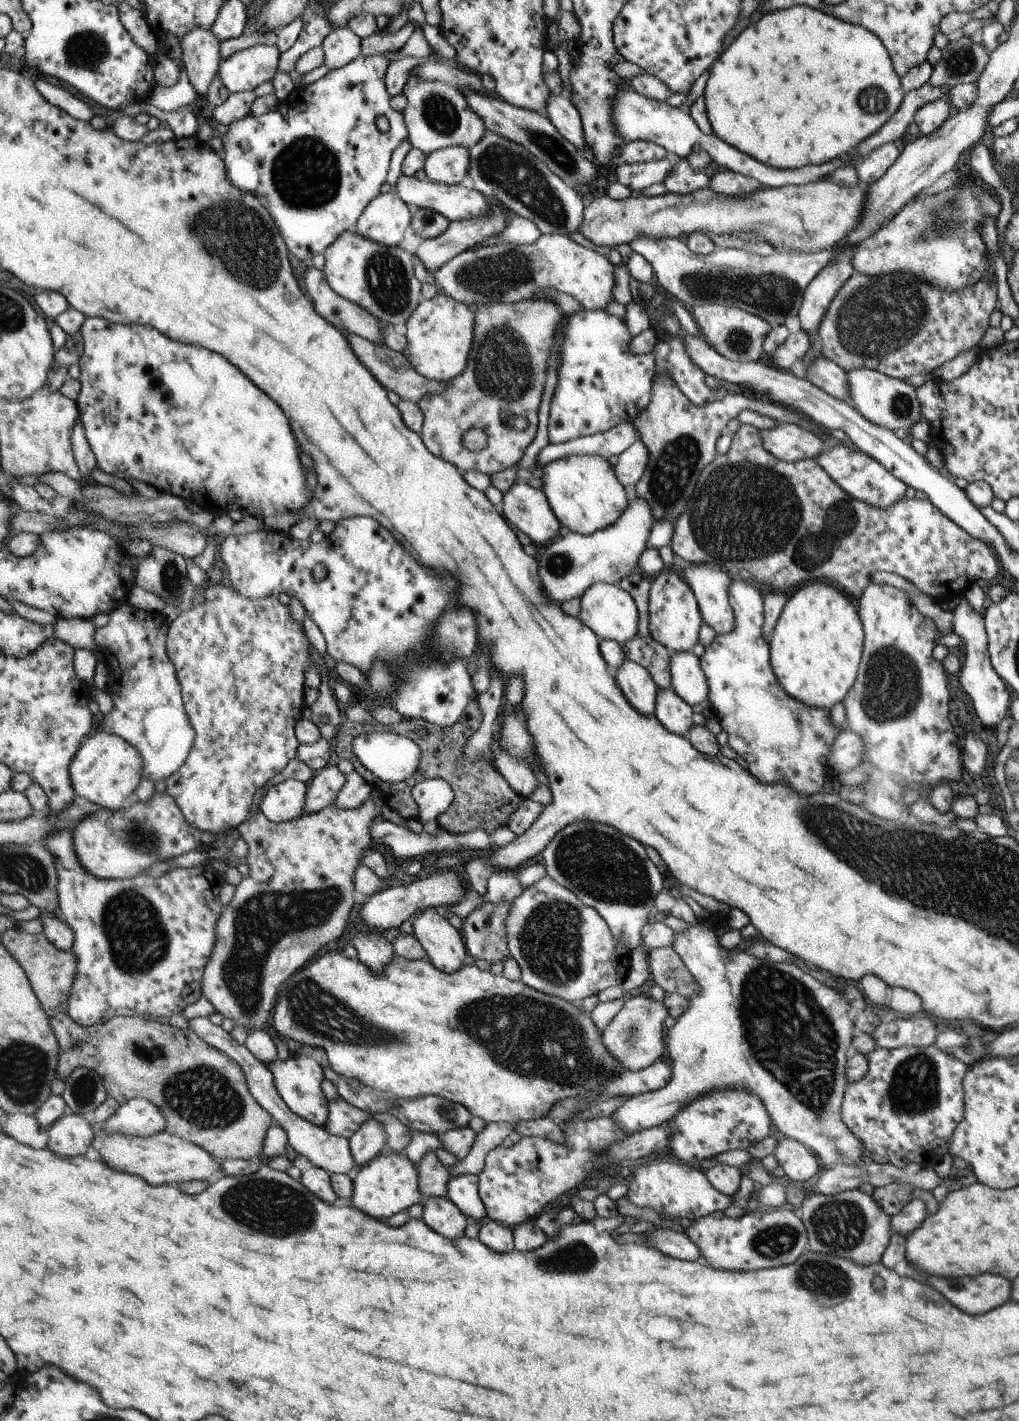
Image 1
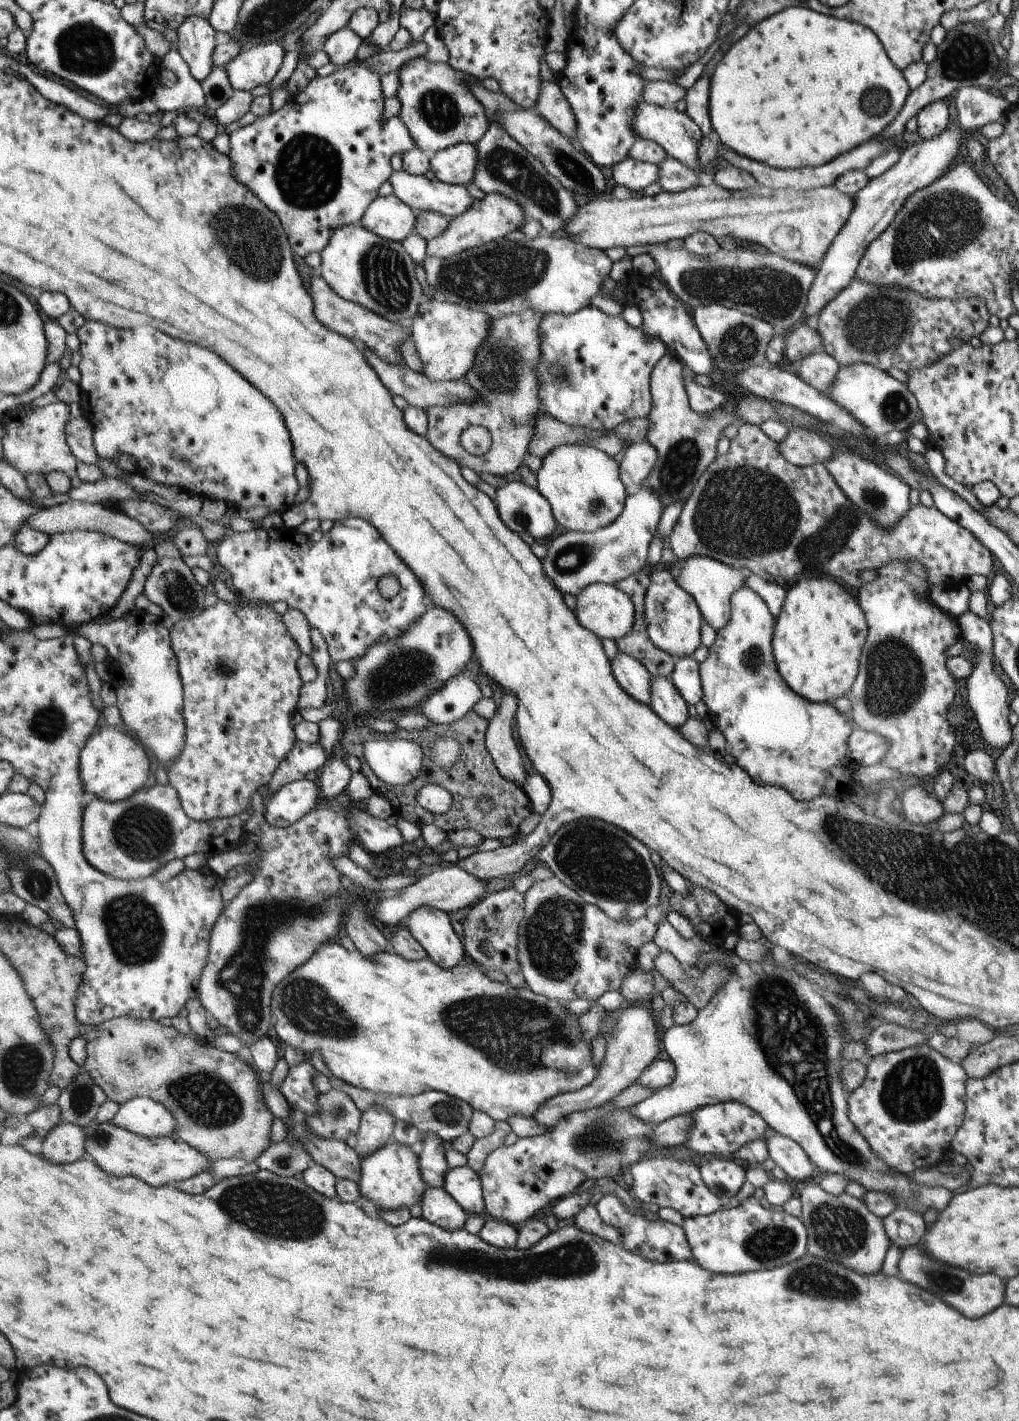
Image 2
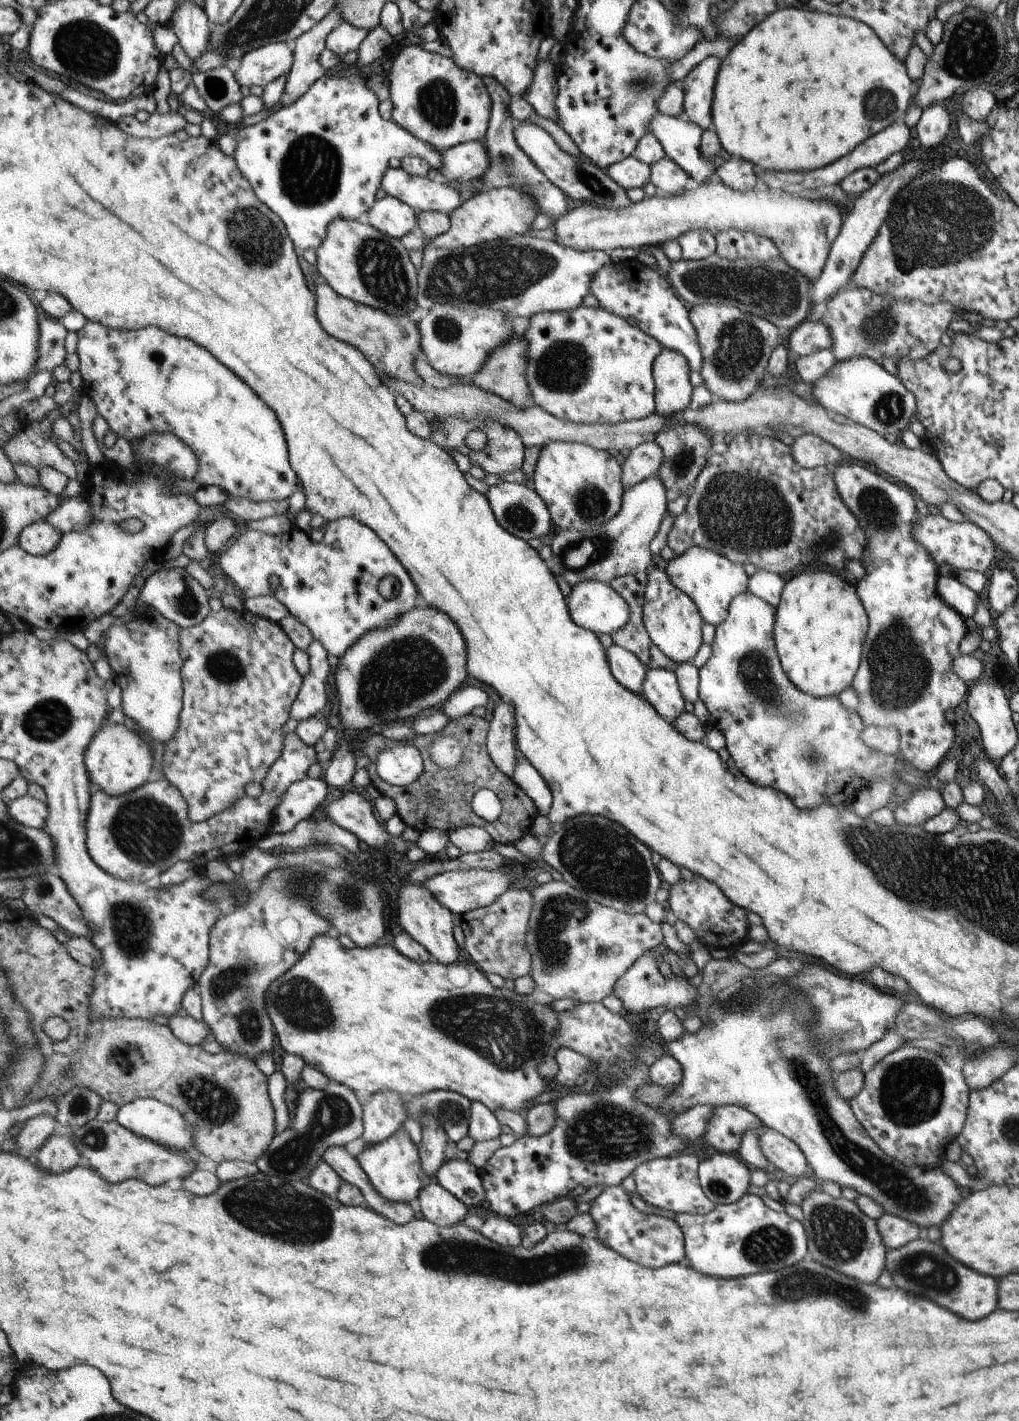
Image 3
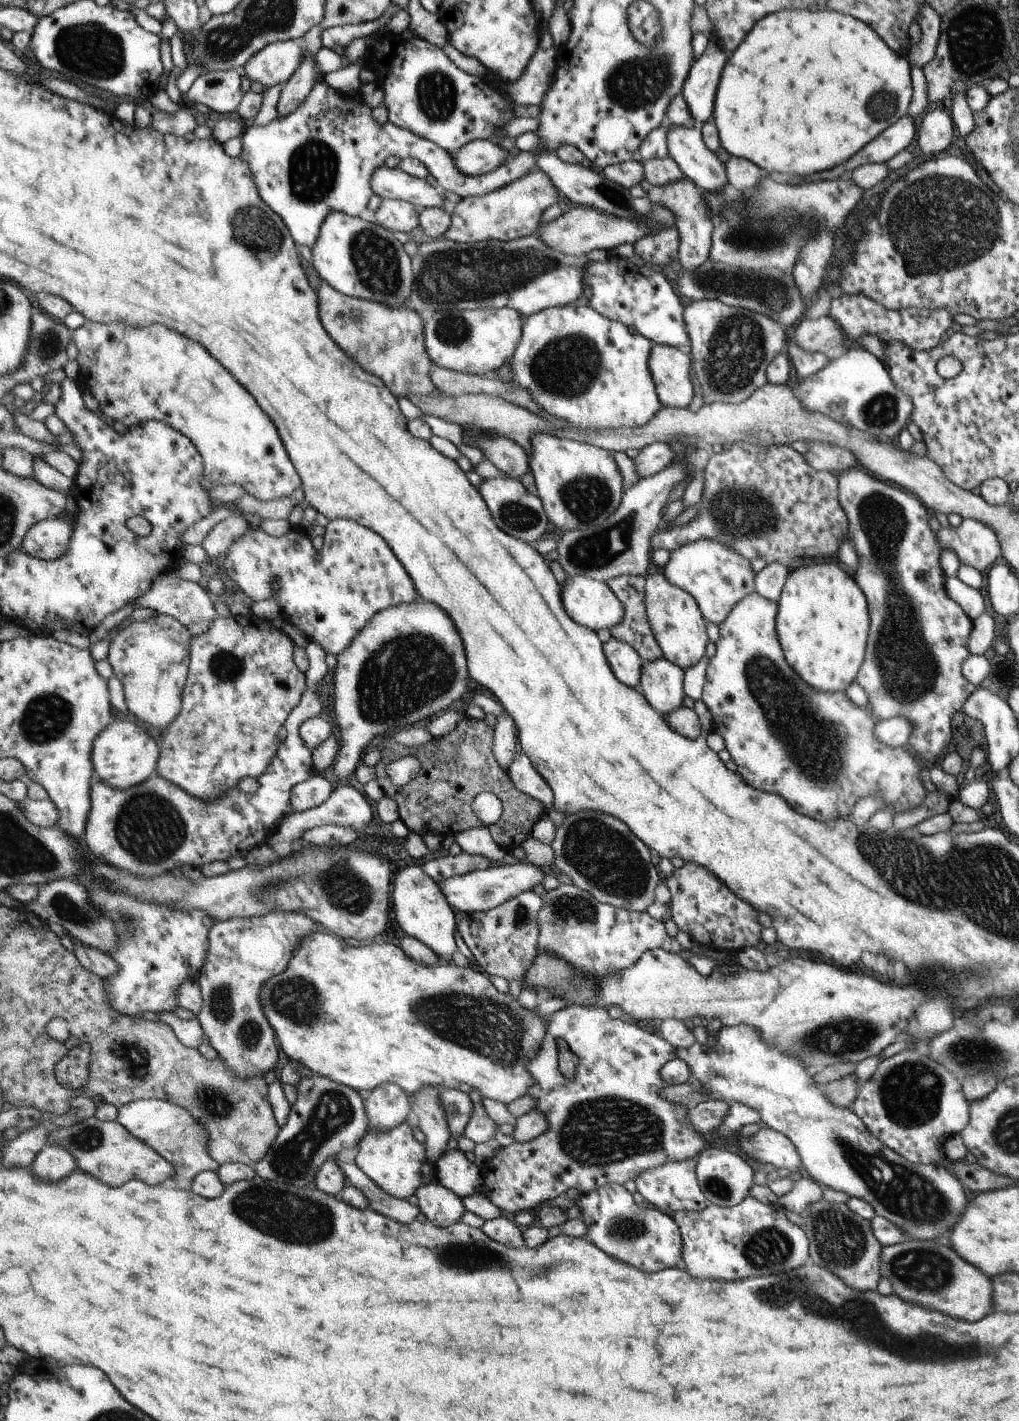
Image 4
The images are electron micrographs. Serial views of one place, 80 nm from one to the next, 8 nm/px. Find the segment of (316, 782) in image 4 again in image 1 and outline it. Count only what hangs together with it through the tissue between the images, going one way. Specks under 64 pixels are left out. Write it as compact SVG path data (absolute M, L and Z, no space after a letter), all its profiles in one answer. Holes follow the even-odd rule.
M286 780L272 787L259 807L274 823L285 823L300 818L307 804L307 783Z

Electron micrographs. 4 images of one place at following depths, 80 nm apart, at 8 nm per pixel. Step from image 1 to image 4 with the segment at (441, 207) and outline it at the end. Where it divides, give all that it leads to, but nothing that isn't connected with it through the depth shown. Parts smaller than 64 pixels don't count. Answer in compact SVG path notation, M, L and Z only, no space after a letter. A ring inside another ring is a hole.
M382 165L372 176L372 188L374 194L384 199L402 199L410 201L418 209L424 210L430 207L444 207L444 196L439 186L432 187L426 179L410 176L399 166L386 167Z

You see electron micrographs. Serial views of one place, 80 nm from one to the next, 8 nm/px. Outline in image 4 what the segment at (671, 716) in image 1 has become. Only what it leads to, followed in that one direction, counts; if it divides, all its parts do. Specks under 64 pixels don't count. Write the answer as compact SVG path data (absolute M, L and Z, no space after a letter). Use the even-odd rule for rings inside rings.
M663 656L644 662L638 689L662 716L682 706L684 671Z

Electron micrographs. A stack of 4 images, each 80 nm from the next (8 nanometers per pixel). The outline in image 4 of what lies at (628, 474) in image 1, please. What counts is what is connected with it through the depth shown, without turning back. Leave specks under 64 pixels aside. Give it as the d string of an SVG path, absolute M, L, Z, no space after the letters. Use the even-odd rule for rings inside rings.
M654 443L645 446L634 459L639 480L664 471L674 460L675 450L670 443Z

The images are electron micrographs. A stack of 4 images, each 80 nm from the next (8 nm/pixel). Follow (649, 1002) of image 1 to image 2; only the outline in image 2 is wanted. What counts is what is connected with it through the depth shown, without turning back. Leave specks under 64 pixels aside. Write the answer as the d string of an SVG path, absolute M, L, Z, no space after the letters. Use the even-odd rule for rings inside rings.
M634 1005L622 1007L611 1037L607 1041L606 1055L599 1066L600 1071L597 1072L597 1078L580 1090L553 1096L552 1099L542 1104L540 1110L532 1118L536 1119L545 1129L551 1129L556 1127L557 1122L568 1113L600 1106L620 1095L625 1088L634 1084L634 1081L644 1074L650 1062L656 1058L658 1054L656 1032L658 1032L656 1022L646 1008Z

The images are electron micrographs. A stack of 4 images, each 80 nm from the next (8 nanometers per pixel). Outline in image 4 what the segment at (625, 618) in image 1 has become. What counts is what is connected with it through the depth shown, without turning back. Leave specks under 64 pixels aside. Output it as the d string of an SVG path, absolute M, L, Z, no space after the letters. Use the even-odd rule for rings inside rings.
M580 575L577 577L567 576L561 588L562 598L566 598L566 612L578 624L586 625L595 631L604 630L604 628L610 630L617 626L625 616L625 608L621 600L613 592L613 589L602 581Z

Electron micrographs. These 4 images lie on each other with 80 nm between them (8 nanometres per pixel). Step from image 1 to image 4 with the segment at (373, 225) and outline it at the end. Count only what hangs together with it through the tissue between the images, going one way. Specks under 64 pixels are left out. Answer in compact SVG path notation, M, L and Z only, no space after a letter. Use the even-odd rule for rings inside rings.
M384 199L375 214L376 223L385 229L408 234L418 226L418 208L410 201Z

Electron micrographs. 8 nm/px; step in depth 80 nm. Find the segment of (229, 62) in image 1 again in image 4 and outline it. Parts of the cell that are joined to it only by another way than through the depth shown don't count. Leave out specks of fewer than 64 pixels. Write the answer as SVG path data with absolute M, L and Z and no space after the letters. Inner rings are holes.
M278 41L258 51L240 72L242 75L246 73L250 81L263 84L265 89L282 86L296 74L297 68L305 59L305 54L300 41Z

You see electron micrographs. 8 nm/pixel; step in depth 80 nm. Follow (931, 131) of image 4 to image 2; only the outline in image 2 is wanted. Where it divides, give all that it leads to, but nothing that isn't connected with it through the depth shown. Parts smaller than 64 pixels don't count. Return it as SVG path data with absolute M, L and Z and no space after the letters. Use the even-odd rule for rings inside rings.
M936 101L925 106L916 115L917 133L922 141L929 141L942 134L951 124L948 105L944 101Z

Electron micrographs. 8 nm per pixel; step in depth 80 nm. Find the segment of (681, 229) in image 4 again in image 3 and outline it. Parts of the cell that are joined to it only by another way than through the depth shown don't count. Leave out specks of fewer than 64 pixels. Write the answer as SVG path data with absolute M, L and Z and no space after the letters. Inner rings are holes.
M697 228L682 233L678 238L682 249L682 259L686 261L699 261L717 252L716 236L708 229Z

